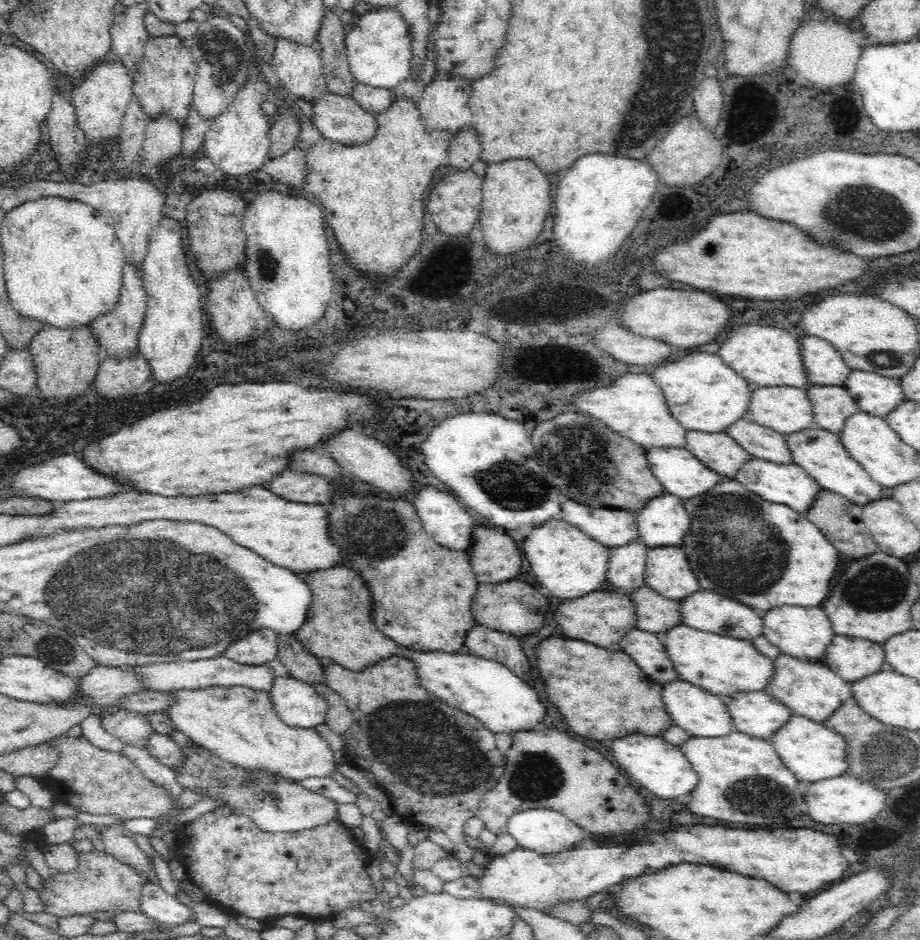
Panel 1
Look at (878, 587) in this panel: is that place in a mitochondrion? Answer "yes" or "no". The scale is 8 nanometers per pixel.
yes

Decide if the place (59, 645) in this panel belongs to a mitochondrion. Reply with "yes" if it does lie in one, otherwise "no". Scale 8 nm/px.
yes

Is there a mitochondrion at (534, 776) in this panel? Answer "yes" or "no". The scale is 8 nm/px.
yes

